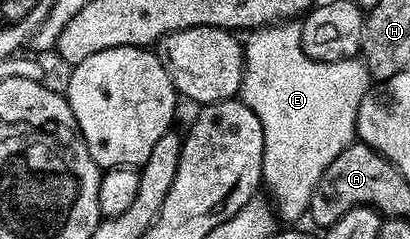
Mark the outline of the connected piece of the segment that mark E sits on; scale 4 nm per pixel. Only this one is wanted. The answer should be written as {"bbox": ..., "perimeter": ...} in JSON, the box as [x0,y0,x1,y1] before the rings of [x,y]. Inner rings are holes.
{"bbox":[239,19,372,223],"perimeter":[[[293,19],[291,21],[280,22],[276,25],[261,26],[256,30],[249,32],[248,41],[244,43],[244,71],[243,81],[240,84],[239,96],[242,101],[258,117],[258,121],[263,127],[263,175],[262,185],[266,190],[267,196],[270,198],[271,204],[274,206],[274,212],[281,222],[296,223],[301,216],[307,214],[310,207],[310,199],[314,195],[314,187],[318,187],[321,175],[325,173],[326,167],[330,165],[341,154],[341,152],[353,141],[356,137],[356,123],[358,107],[362,103],[362,99],[367,95],[368,90],[372,87],[372,76],[368,72],[367,66],[361,60],[352,58],[350,60],[338,61],[314,61],[306,55],[301,49],[301,25],[300,21]]]}

